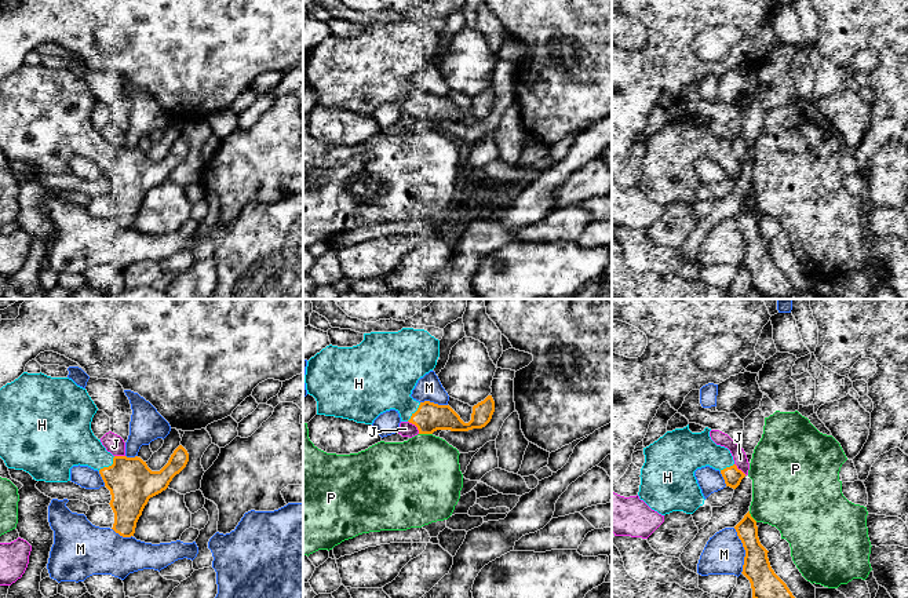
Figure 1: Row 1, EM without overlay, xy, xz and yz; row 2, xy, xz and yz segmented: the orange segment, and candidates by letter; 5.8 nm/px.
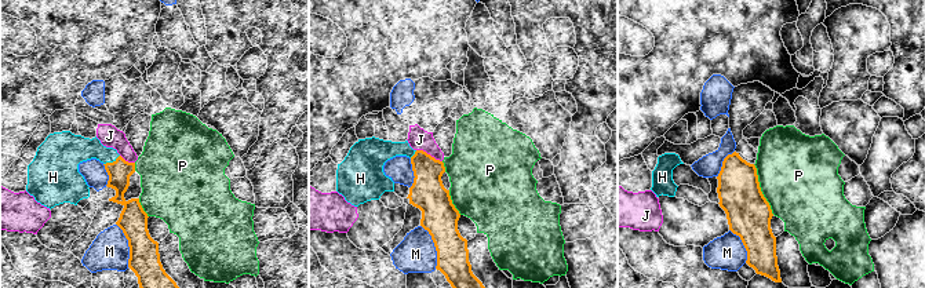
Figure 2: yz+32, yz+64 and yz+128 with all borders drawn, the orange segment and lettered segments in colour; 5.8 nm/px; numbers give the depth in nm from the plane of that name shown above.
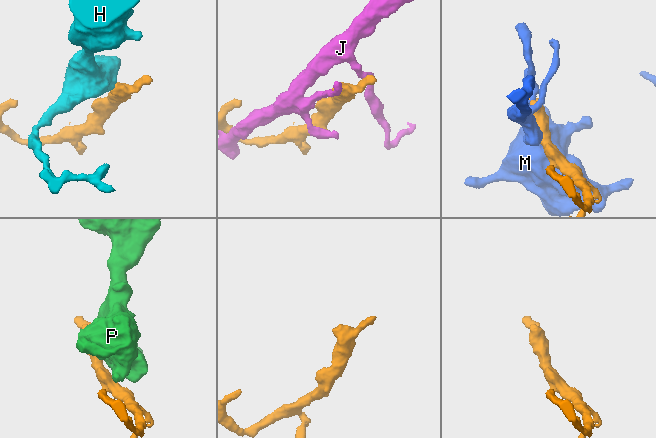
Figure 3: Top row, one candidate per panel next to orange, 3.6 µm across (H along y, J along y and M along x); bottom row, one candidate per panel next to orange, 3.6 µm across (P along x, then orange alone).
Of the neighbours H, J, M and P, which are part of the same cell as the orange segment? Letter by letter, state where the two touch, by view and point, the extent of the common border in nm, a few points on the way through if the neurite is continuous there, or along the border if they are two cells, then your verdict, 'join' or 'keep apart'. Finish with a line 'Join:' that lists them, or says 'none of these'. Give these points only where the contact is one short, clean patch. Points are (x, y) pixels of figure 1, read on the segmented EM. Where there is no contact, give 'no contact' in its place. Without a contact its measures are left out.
H: contact xy (109, 466); length 130 nm; join
J: contact xz (415, 425); length 100 nm; keep apart
M: contact yz (744, 549); length 260 nm; keep apart
P: contact xz (426, 433); length 80 nm; keep apart
Join: H

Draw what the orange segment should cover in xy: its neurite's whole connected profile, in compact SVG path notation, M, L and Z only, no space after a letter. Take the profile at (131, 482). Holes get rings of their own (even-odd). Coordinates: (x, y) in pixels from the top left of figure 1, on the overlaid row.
M23 372L18 379L0 389L0 457L8 468L23 470L36 481L68 482L73 466L88 466L98 470L105 486L110 491L110 507L114 513L113 530L123 537L135 533L136 522L149 499L165 491L172 478L179 474L189 462L187 451L179 445L168 463L160 471L152 471L141 457L113 456L102 445L92 430L91 422L98 408L87 390L77 386L69 378L51 378L44 373Z

